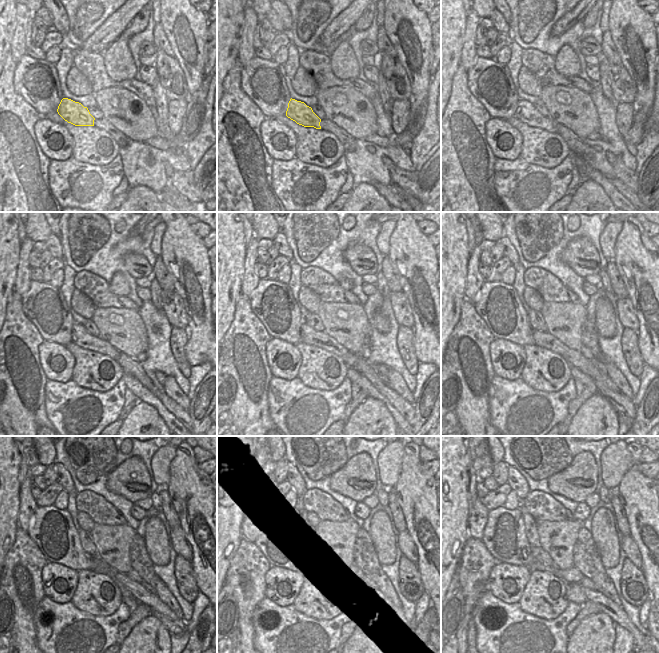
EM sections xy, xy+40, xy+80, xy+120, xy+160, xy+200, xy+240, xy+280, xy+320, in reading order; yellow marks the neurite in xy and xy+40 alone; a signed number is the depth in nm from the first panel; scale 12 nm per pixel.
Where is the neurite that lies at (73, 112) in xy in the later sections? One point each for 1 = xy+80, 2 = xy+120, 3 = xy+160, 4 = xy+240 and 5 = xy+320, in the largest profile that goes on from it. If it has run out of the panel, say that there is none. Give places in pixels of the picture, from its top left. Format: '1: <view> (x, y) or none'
1: xy+80 (526, 112)
2: xy+120 (80, 336)
3: xy+160 (309, 336)
4: xy+240 (139, 592)
5: xy+320 (616, 613)

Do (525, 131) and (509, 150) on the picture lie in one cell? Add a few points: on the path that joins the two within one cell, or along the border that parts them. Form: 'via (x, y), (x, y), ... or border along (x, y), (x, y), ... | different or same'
border along (505, 120), (522, 137), (520, 156) | different

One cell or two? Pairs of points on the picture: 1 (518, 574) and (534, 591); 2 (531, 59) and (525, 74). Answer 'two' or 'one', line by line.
1: two
2: two

